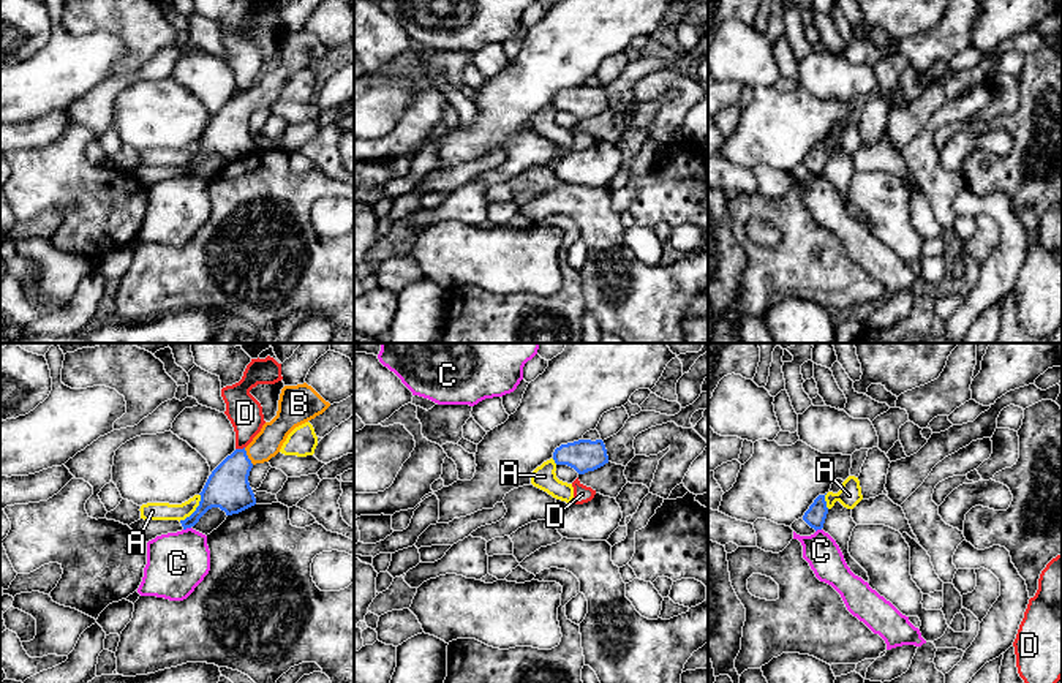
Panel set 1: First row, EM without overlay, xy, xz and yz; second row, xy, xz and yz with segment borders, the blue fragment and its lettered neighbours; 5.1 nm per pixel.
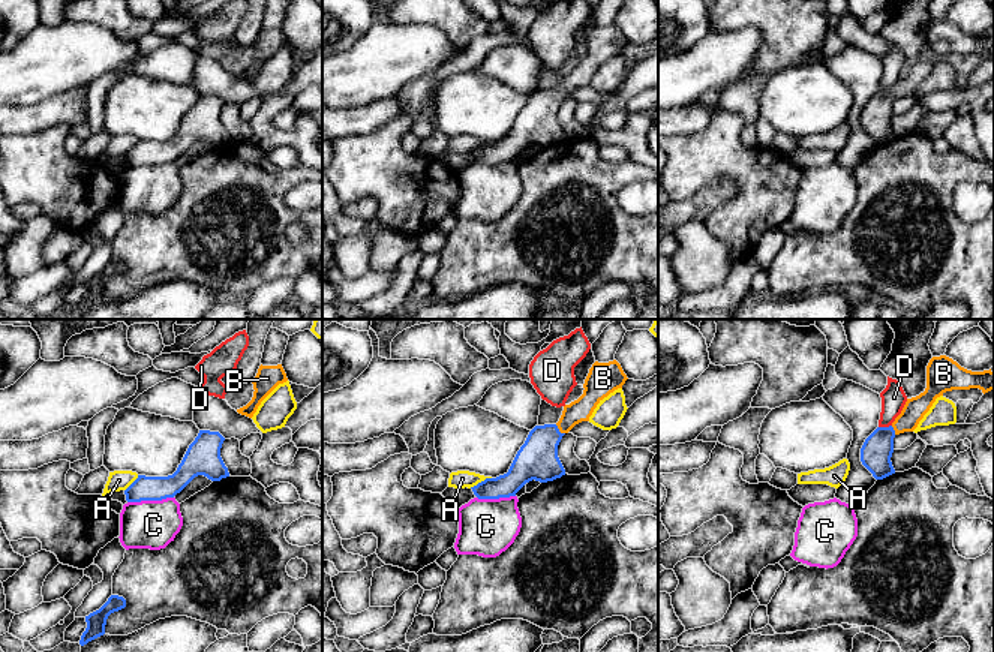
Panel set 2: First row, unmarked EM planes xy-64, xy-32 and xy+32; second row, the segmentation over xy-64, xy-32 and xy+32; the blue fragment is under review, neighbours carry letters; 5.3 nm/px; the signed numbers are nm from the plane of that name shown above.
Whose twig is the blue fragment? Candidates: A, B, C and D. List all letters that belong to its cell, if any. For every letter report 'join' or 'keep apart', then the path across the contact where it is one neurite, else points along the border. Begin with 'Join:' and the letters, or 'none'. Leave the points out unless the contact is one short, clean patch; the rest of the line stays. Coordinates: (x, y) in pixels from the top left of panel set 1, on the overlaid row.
Join: B
A: keep apart; border xy (199, 494), (196, 508), (179, 520)
B: join; way xy (228, 487), (233, 471), (247, 456), (267, 443)
C: keep apart; border xy (190, 527), (184, 530)
D: keep apart; border xy (244, 446), (236, 449)

